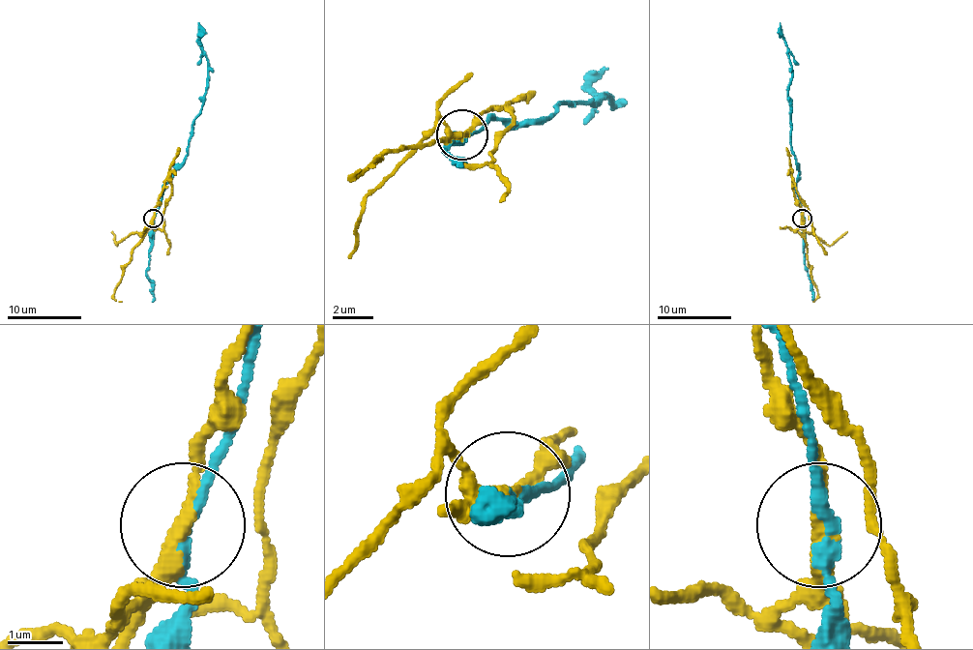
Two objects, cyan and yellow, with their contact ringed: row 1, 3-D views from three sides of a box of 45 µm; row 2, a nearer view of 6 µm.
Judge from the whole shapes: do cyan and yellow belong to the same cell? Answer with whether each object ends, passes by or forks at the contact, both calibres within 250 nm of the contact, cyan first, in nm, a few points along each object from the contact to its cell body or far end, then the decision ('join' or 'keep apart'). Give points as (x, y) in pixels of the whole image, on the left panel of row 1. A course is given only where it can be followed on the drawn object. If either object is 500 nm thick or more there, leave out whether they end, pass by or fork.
cyan passes by | yellow passes by | 240/280 nm | cyan via (152, 218), (163, 193), (163, 185), (188, 153), (191, 124), (202, 107), (208, 63), (198, 22) | yellow via (152, 218), (167, 181), (171, 185), (171, 197), (163, 209), (163, 231), (169, 244), (167, 254) | keep apart

